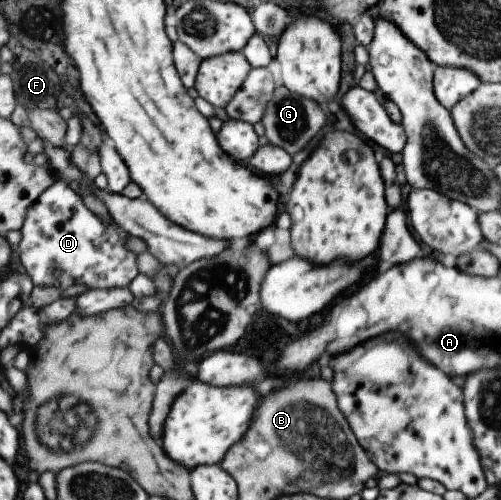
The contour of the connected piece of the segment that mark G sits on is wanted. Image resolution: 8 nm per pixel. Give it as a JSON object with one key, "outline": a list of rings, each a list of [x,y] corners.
{"outline":[[[282,85],[275,88],[261,123],[269,142],[284,147],[291,155],[295,155],[325,127],[327,116],[324,107],[314,99],[306,98],[304,95],[291,91],[287,86]]]}

